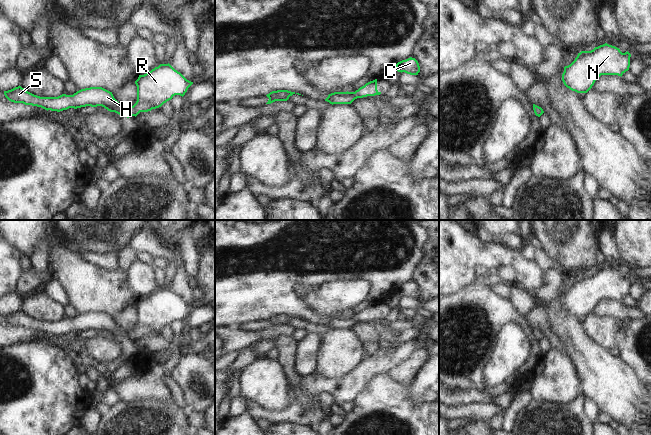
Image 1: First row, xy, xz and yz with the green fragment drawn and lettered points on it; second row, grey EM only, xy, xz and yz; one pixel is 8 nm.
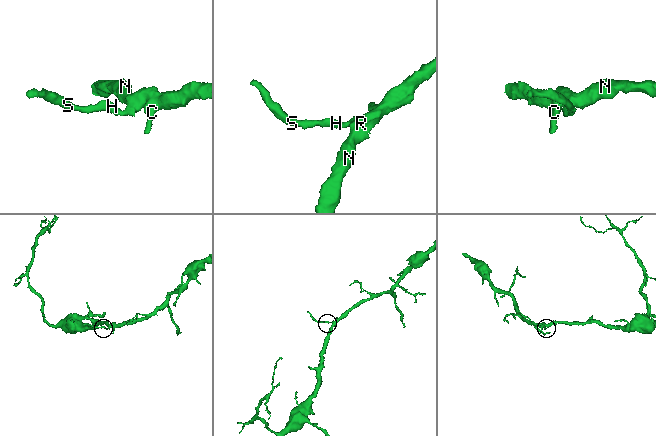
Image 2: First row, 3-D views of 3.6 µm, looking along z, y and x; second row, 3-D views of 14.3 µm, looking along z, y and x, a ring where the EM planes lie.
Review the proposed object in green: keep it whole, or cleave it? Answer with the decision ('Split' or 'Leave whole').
Leave whole

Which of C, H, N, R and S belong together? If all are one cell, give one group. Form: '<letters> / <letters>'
C H N R S

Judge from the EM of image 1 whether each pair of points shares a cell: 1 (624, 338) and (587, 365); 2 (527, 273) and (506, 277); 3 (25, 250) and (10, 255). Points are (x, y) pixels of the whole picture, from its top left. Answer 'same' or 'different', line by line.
1: different
2: different
3: different

